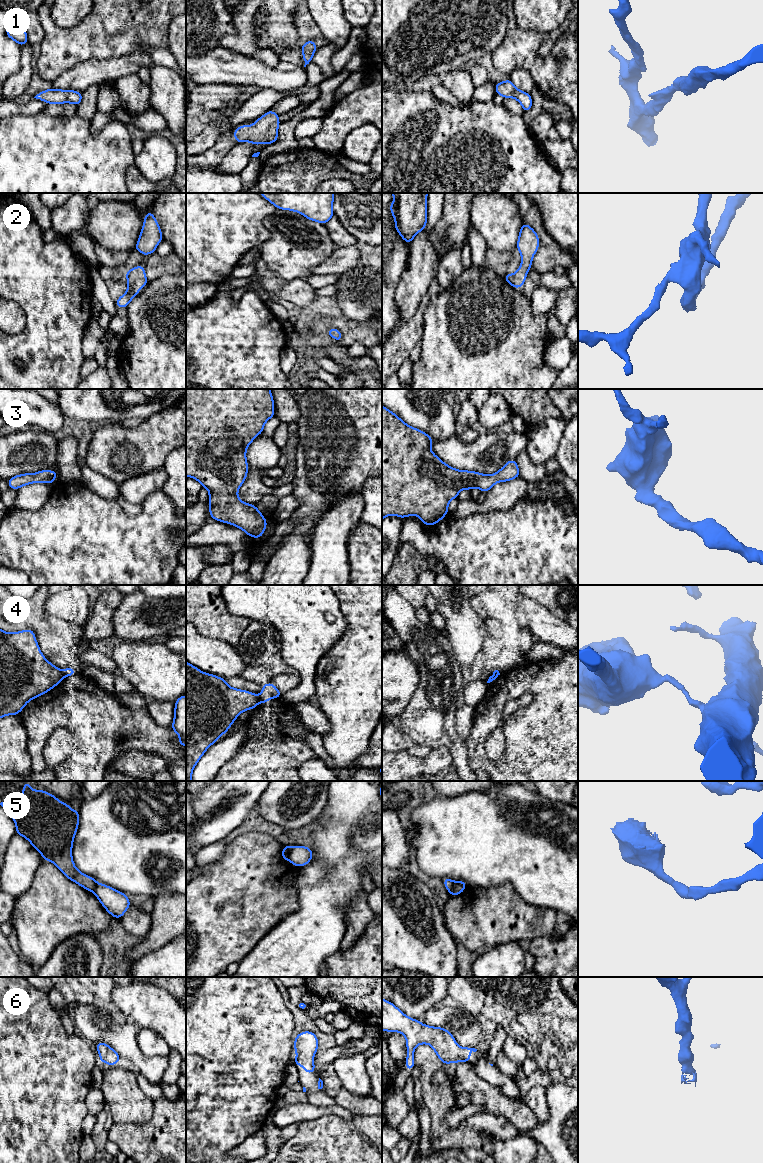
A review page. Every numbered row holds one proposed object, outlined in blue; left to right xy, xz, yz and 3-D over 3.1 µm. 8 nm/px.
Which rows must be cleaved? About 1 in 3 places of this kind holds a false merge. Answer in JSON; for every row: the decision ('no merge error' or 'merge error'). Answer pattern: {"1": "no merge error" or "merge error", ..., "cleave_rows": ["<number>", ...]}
{"1": "no merge error", "2": "no merge error", "3": "no merge error", "4": "merge error", "5": "merge error", "6": "no merge error", "cleave_rows": ["4", "5"]}

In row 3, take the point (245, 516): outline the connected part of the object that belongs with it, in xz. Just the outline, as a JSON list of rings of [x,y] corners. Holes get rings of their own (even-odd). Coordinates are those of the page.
[[[186,389],[186,476],[196,479],[209,491],[209,515],[215,521],[232,524],[253,538],[262,537],[267,520],[257,506],[241,501],[237,493],[248,474],[247,447],[274,416],[270,389]]]

